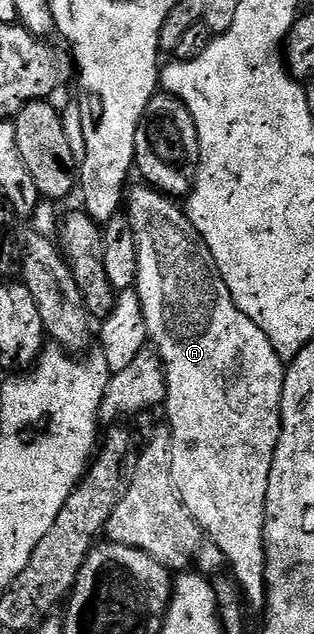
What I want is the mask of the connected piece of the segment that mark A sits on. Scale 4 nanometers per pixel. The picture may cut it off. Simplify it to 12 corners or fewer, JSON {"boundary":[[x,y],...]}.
{"boundary":[[128,192],[172,478],[266,607],[287,365],[173,199]]}

